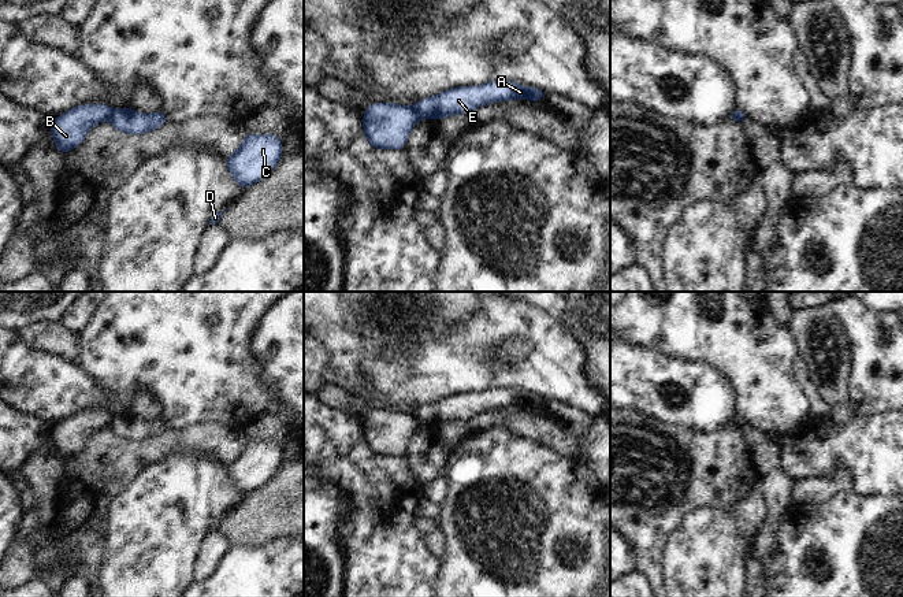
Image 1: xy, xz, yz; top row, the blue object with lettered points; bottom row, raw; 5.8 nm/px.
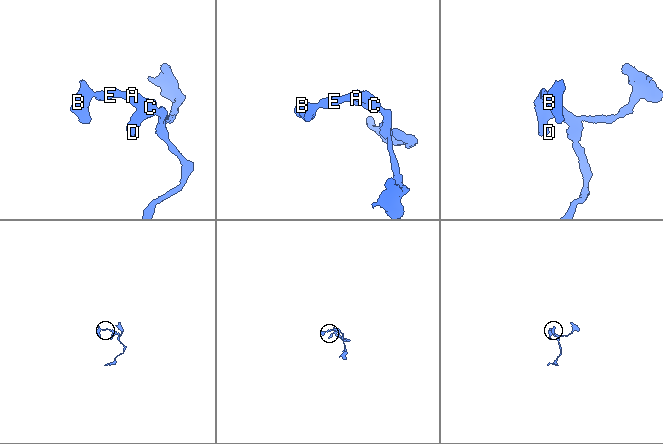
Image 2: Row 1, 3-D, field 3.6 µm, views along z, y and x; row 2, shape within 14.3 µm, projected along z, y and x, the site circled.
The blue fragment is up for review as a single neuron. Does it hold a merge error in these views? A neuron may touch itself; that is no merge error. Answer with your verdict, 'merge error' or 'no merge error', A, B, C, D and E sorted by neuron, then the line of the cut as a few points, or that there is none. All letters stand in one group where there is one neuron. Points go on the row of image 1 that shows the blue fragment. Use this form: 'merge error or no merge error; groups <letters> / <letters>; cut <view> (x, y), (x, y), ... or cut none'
merge error; groups A C D E / B; cut xz (413, 107), (419, 118)

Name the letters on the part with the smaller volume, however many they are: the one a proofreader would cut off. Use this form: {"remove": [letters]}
{"remove": ["B"]}

